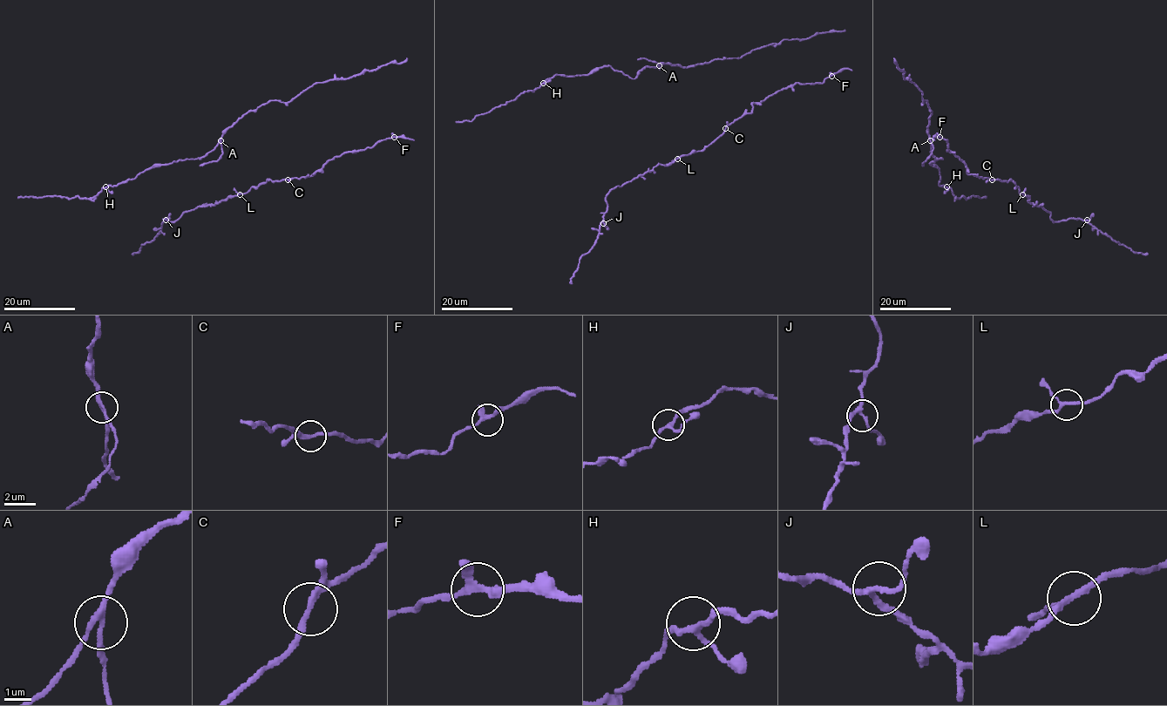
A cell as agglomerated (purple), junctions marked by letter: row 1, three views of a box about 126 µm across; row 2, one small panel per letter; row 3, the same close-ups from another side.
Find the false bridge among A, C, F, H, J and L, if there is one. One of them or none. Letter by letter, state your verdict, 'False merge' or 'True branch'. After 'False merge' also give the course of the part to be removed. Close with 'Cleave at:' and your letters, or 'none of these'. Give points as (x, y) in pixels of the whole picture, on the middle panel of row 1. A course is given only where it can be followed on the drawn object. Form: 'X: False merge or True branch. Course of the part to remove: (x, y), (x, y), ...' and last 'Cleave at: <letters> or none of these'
A: False merge. Course of the part to remove: (659, 65), (660, 69), (661, 66), (654, 61), (637, 59)
C: True branch
F: True branch
H: True branch
J: True branch
L: True branch
Cleave at: A

